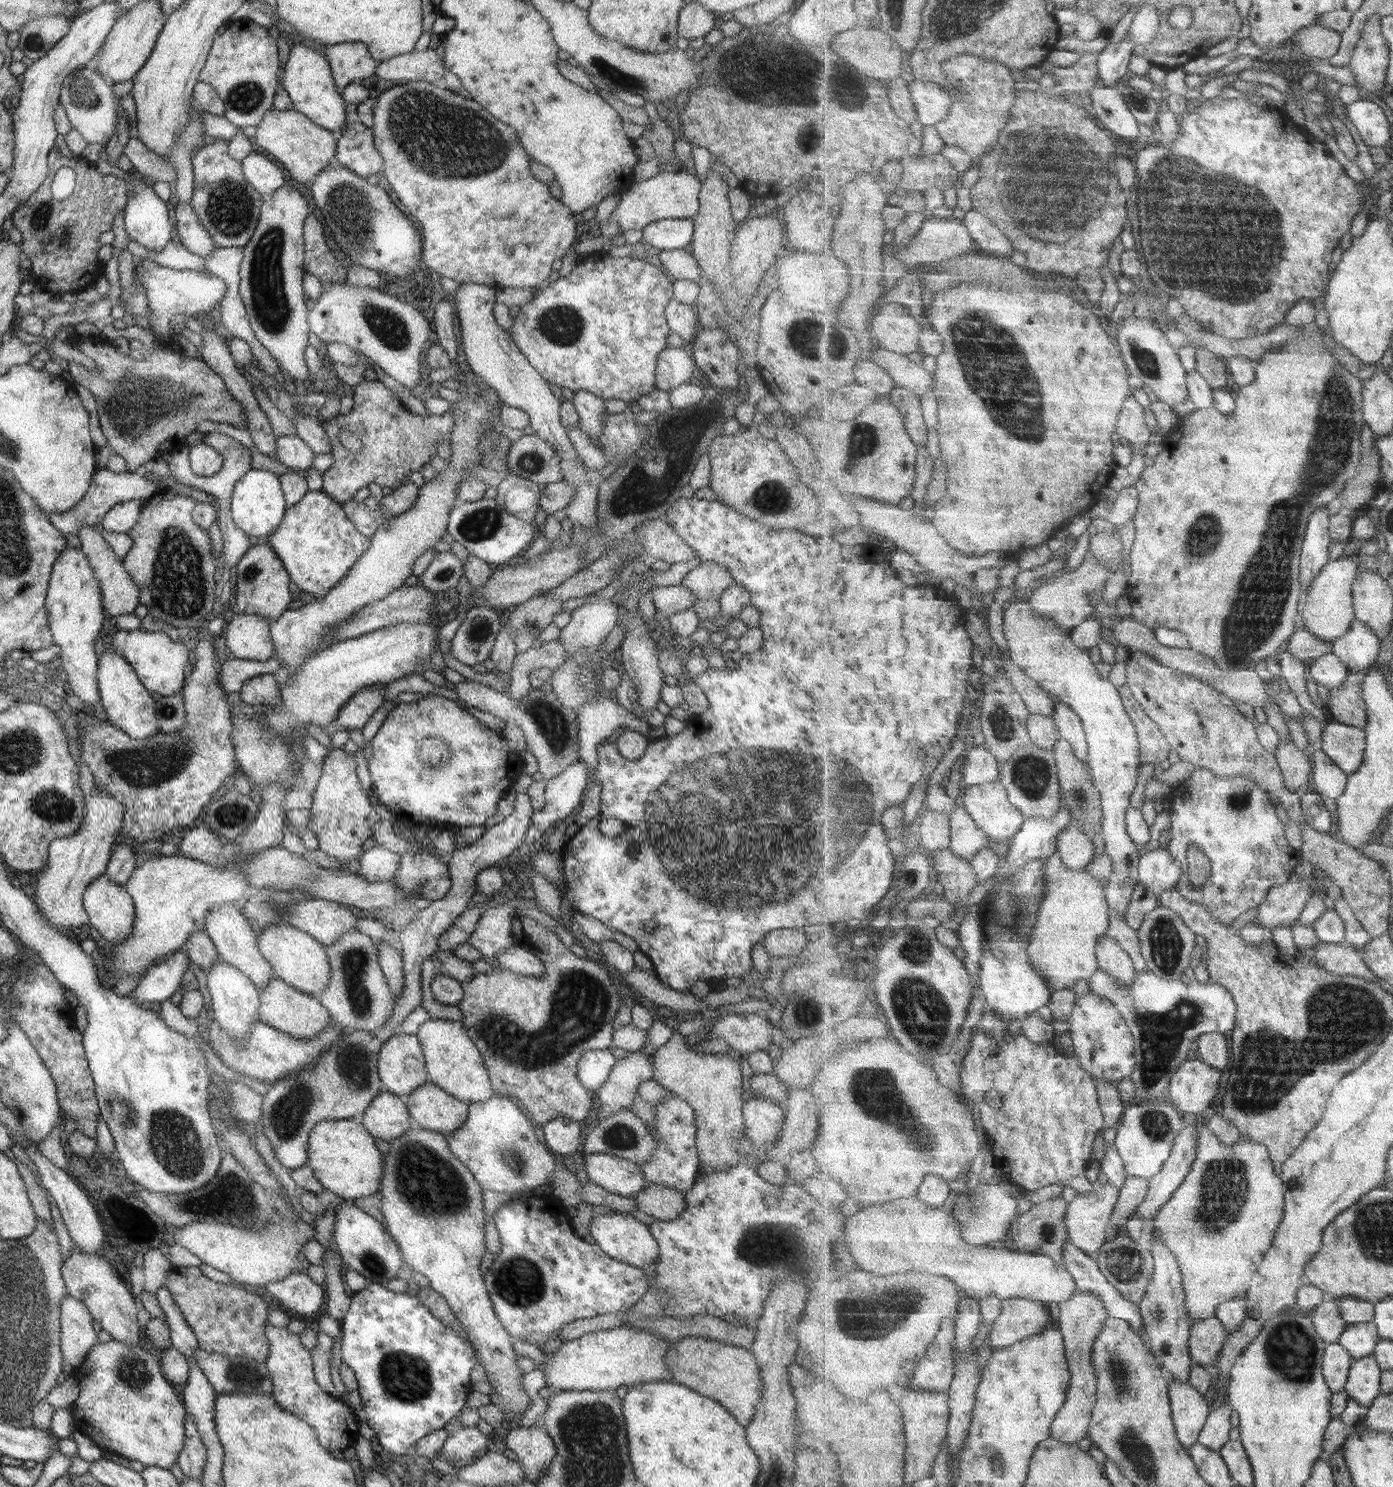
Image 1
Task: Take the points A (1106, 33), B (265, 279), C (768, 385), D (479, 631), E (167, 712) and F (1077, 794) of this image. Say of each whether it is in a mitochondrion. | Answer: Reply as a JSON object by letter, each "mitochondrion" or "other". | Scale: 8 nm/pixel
{"A":"other","B":"mitochondrion","C":"other","D":"other","E":"mitochondrion","F":"mitochondrion"}

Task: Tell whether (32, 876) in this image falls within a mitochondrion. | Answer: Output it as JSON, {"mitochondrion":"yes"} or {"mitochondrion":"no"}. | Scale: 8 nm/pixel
{"mitochondrion":"no"}

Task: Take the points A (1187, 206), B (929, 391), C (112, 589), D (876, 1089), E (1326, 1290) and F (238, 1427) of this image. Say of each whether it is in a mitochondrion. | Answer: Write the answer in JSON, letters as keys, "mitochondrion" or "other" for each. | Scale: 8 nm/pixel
{"A":"mitochondrion","B":"other","C":"other","D":"mitochondrion","E":"other","F":"other"}

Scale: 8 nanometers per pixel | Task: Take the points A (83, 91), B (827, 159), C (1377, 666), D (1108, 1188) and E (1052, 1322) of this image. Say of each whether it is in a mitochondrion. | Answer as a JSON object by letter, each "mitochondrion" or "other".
{"A":"mitochondrion","B":"other","C":"other","D":"other","E":"other"}

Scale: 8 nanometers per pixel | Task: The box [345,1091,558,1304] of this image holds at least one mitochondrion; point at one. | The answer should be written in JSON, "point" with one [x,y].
{"point":[426,1182]}

